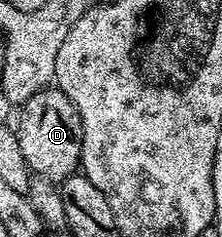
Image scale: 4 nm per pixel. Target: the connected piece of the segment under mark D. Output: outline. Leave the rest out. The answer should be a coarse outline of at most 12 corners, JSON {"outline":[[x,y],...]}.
{"outline":[[59,87],[26,100],[17,131],[32,173],[81,168],[81,118]]}

